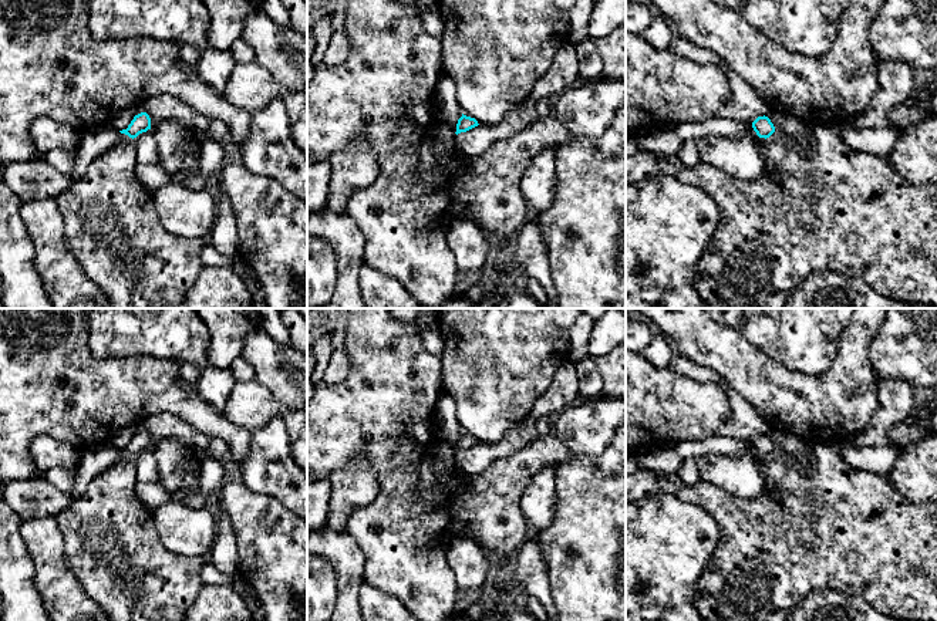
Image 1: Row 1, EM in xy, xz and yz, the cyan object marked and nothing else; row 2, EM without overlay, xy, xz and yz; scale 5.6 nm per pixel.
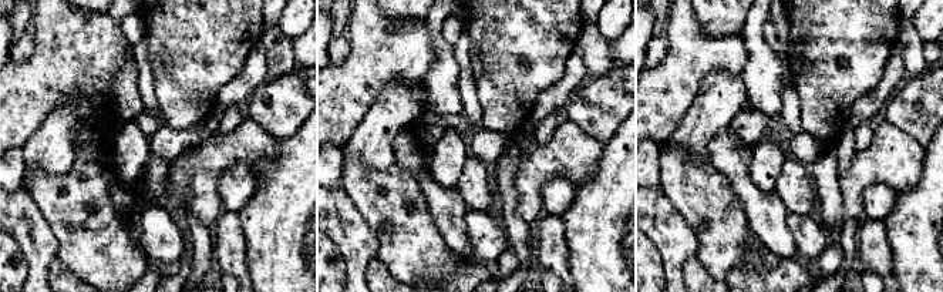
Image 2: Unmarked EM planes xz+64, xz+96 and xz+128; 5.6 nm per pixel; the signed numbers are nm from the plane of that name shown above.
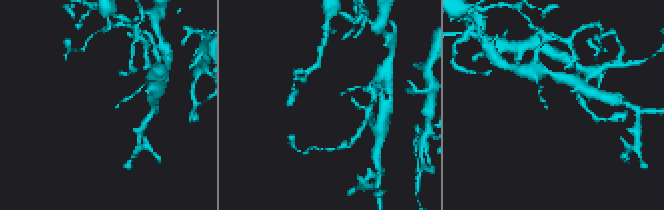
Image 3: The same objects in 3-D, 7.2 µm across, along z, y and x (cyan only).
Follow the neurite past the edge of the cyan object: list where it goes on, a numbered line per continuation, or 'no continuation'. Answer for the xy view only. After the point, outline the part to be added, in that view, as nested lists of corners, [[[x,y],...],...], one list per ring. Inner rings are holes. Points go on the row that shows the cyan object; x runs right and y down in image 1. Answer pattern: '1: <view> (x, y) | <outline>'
1: xy (94, 142) | [[[112,124],[82,131],[81,144],[70,172],[71,179],[77,180],[88,169],[92,159],[104,153],[108,148],[128,139],[129,136],[121,134]]]

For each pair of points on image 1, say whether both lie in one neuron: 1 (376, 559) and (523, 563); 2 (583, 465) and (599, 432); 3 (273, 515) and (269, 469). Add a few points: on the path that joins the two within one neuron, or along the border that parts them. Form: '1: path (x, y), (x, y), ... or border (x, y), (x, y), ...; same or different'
1: border (529, 536), (511, 557); different
2: border (610, 441), (599, 455), (570, 452); different
3: border (242, 482), (256, 492), (276, 498), (292, 513); different

